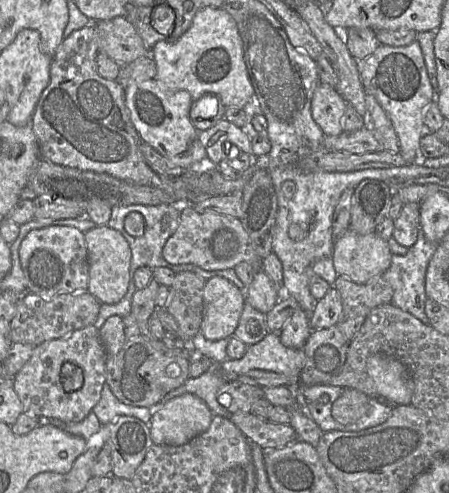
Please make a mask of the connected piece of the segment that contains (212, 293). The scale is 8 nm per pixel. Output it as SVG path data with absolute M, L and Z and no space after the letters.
M213 277L204 287L204 313L200 331L211 341L230 338L239 323L244 293L232 282L222 277Z

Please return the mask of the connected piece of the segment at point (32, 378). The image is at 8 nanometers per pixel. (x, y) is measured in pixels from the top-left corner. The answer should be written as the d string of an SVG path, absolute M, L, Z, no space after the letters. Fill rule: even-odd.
M94 325L75 330L64 338L43 342L34 347L28 362L11 380L11 384L22 403L22 412L38 418L57 418L68 423L82 421L101 399L103 386L106 382L107 358L108 354L101 340L100 332ZM65 362L74 363L83 371L84 382L77 391L66 392L62 386L61 368Z

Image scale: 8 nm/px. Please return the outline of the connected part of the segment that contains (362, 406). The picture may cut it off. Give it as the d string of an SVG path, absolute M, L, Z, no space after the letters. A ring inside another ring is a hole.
M344 388L343 393L332 403L331 415L340 424L351 424L364 416L369 409L370 397L354 388Z

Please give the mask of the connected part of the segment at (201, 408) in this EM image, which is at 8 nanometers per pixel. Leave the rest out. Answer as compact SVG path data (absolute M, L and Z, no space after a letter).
M186 393L171 399L152 414L150 436L153 444L180 446L205 432L212 418L204 401Z

